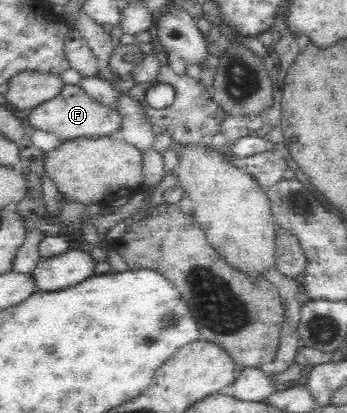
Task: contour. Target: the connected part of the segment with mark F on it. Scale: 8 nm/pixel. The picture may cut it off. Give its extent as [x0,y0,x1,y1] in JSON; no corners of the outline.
[28,84,121,141]

